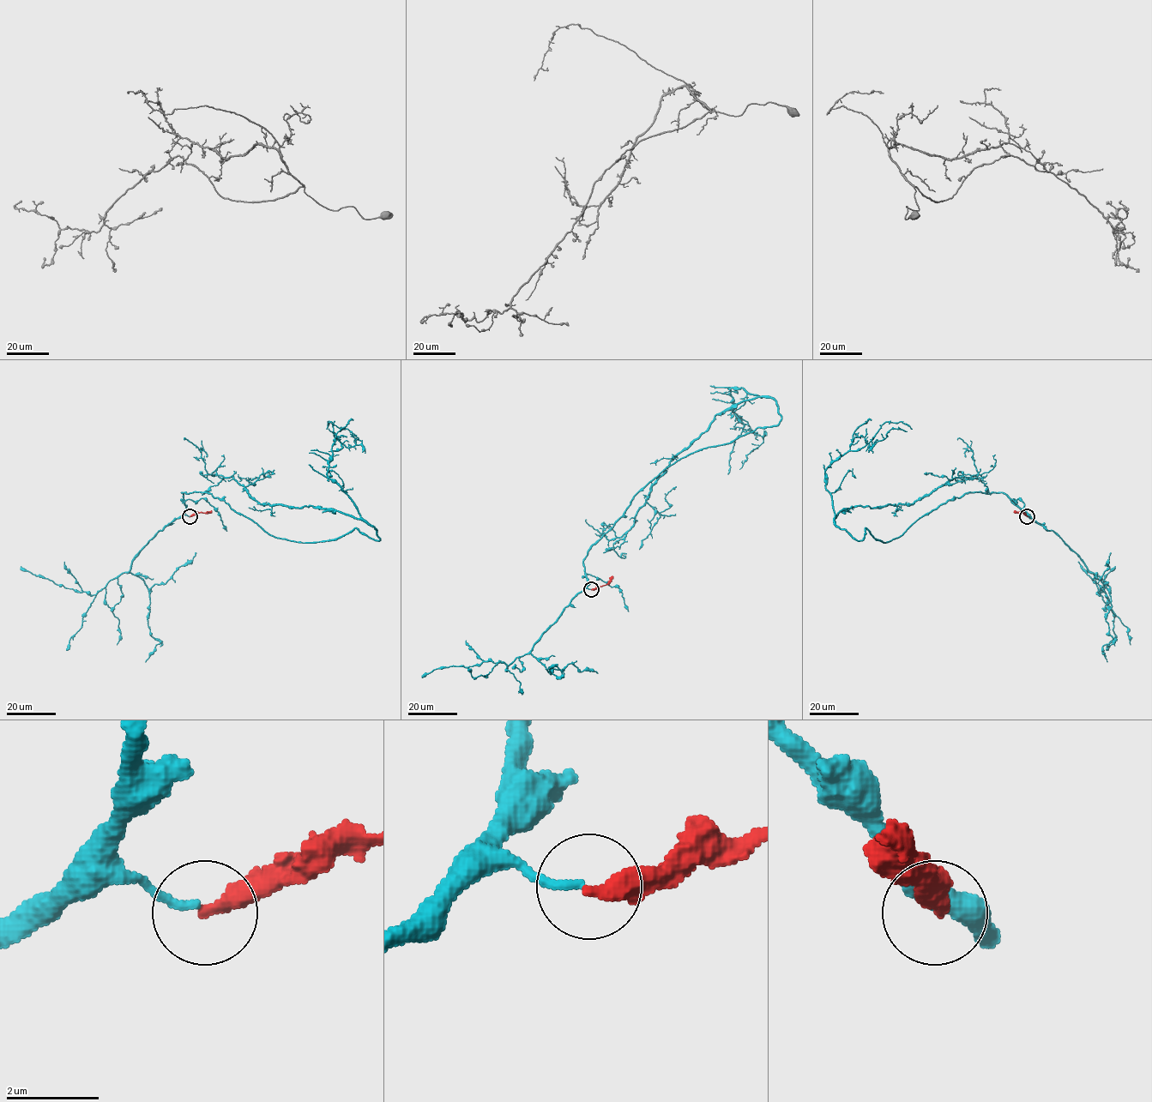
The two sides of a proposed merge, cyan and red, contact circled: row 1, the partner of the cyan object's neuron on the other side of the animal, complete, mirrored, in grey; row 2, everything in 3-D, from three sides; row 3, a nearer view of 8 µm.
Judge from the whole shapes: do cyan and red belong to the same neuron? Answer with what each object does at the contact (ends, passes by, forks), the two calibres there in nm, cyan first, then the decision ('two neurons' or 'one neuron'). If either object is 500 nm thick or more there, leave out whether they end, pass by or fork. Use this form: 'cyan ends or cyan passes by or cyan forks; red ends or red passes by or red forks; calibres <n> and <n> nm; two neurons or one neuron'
cyan ends; red ends; calibres 150 and 360 nm; two neurons

